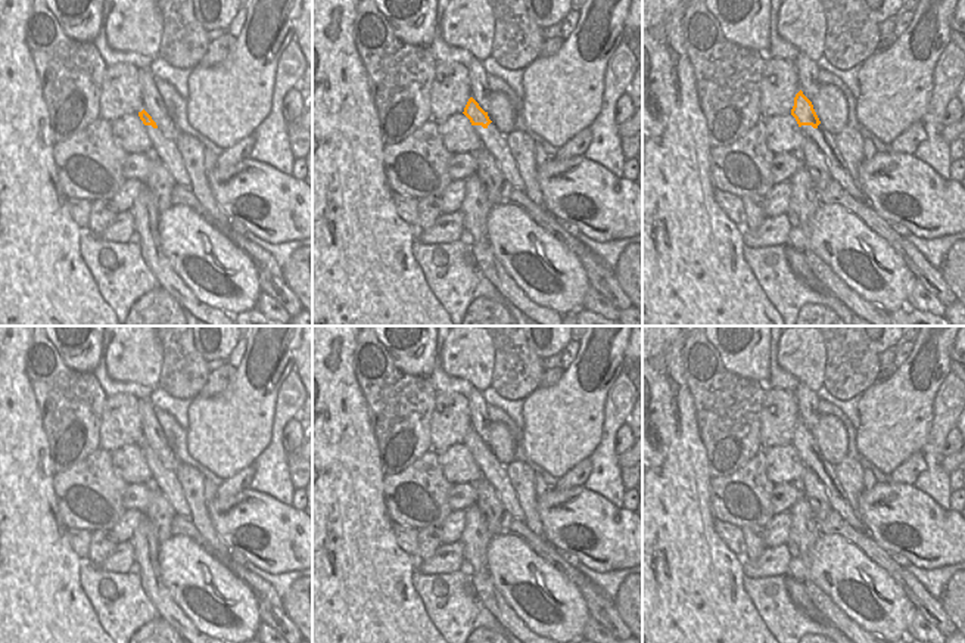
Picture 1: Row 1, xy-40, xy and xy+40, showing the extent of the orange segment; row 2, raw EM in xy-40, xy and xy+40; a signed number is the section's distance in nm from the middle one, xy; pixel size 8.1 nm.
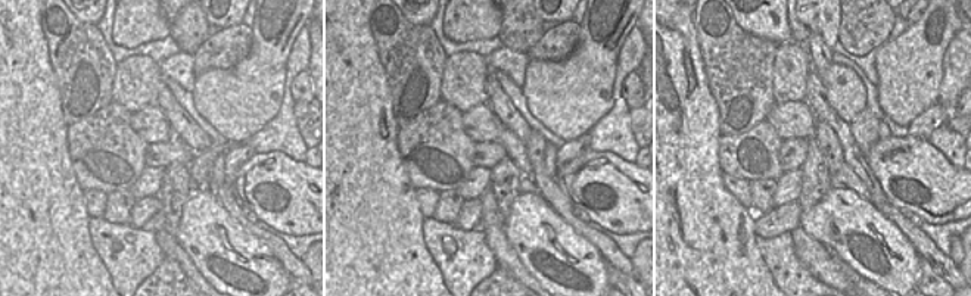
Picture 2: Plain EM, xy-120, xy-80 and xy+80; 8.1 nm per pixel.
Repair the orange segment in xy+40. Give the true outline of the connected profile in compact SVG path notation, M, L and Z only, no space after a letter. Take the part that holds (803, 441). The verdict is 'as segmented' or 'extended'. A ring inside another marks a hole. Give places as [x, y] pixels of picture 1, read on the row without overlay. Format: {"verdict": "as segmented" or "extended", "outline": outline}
{"verdict": "as segmented", "outline": "M801 420L794 428L791 445L796 448L799 457L812 456L813 459L818 459L821 454L812 432L803 425Z"}

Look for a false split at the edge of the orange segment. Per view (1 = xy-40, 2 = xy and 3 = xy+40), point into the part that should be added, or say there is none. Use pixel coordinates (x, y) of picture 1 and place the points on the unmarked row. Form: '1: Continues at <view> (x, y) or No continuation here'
1: No continuation here
2: No continuation here
3: No continuation here.

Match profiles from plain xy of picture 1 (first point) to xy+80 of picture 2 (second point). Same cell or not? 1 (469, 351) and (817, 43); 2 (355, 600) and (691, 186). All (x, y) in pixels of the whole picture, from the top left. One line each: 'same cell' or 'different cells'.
1: different cells
2: same cell

